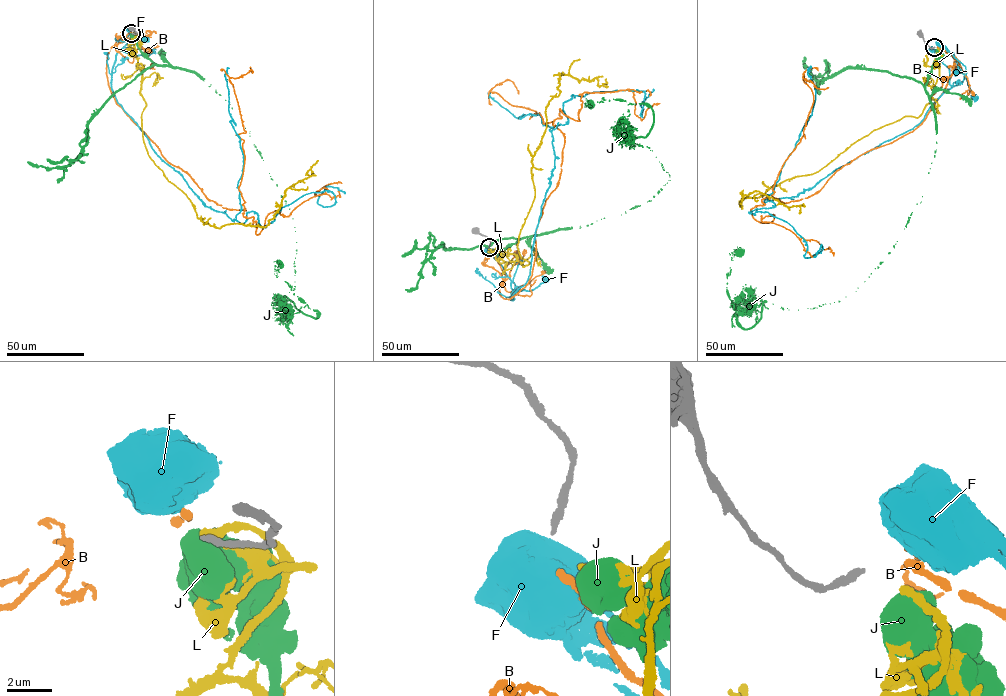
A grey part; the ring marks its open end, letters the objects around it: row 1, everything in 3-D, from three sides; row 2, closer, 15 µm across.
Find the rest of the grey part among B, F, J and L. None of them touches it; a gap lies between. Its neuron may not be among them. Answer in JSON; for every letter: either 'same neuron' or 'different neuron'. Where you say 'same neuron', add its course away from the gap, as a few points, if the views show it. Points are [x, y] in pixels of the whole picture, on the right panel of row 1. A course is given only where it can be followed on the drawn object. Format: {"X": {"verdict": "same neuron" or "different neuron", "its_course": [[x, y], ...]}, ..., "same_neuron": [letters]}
{"B": {"verdict": "same neuron", "its_course": [[937, 46], [959, 61], [920, 125], [807, 197], [751, 209], [833, 256]]}, "F": {"verdict": "different neuron"}, "J": {"verdict": "different neuron"}, "L": {"verdict": "different neuron"}, "same_neuron": ["B"]}

